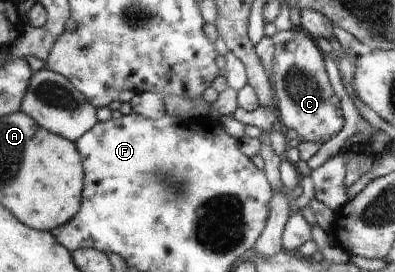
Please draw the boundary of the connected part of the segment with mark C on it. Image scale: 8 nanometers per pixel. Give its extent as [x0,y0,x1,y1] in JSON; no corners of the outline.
[270,31,345,145]

